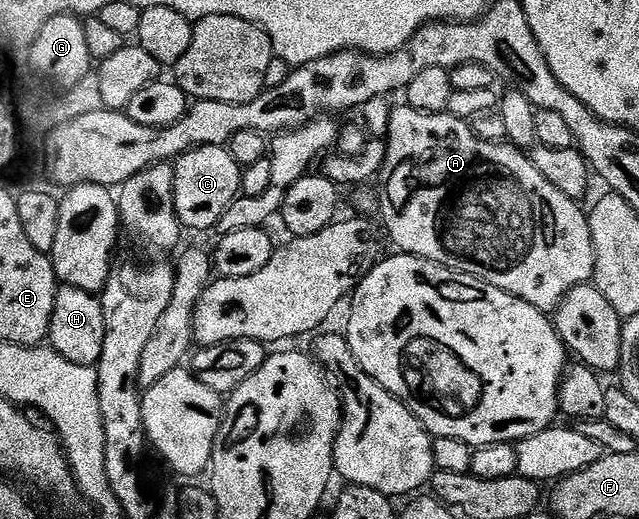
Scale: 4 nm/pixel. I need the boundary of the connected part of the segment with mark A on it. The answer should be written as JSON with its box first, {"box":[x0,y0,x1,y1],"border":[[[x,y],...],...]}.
{"box":[377,105,594,313],"border":[[[406,105],[396,106],[389,117],[389,125],[385,136],[387,144],[387,156],[383,162],[381,172],[381,184],[383,192],[377,195],[377,211],[383,214],[382,226],[388,240],[396,243],[398,250],[405,255],[416,255],[418,259],[428,259],[442,267],[448,267],[450,271],[460,271],[466,275],[477,277],[489,285],[497,285],[497,289],[507,291],[513,297],[533,305],[544,313],[554,312],[559,302],[573,289],[582,283],[592,282],[594,273],[594,245],[590,235],[590,221],[588,212],[579,208],[576,200],[565,197],[561,189],[556,189],[537,173],[533,161],[520,148],[511,146],[504,141],[502,143],[489,143],[475,136],[474,126],[466,119],[458,119],[446,113],[442,115],[430,115],[424,111],[418,111]]]}

